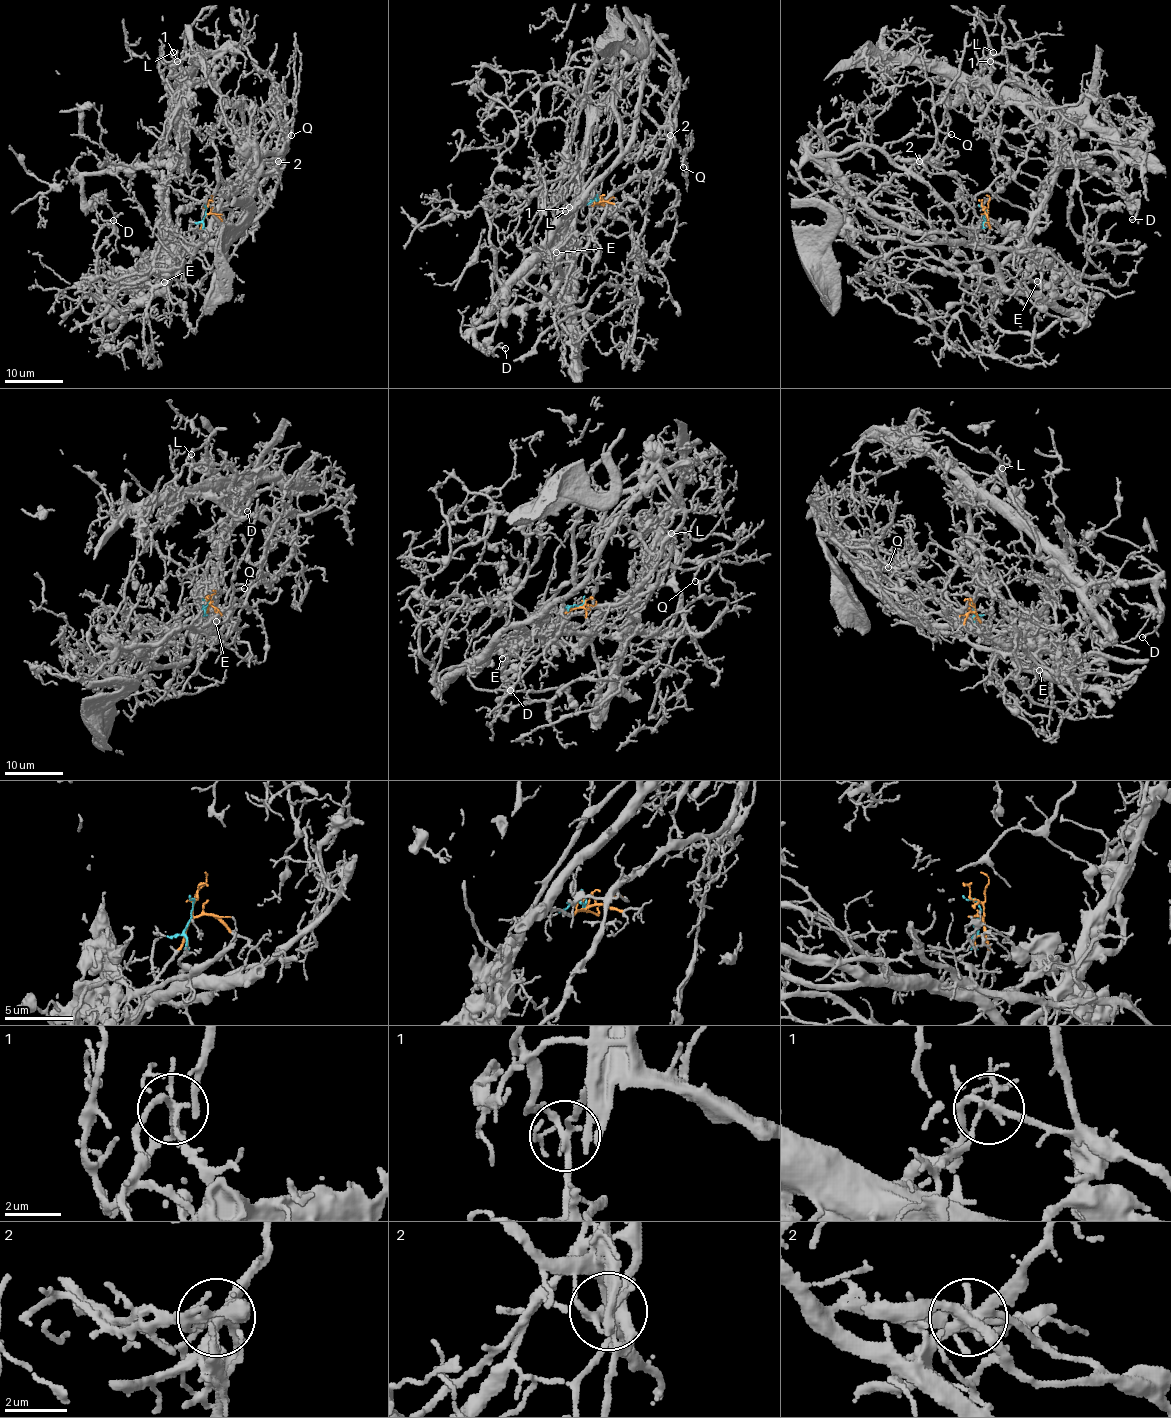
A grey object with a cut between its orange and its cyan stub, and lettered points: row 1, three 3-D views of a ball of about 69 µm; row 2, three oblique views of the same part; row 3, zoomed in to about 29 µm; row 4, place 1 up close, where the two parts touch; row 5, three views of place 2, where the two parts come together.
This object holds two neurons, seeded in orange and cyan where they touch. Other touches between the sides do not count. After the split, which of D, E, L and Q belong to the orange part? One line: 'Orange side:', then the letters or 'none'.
Orange side: D, E, L, Q

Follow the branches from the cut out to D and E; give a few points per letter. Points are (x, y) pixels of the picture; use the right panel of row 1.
D: (985, 207), (986, 244), (1002, 245), (1026, 232), (1064, 164), (1087, 164), (1113, 176), (1138, 211), (1132, 220)
E: (985, 207), (989, 230), (986, 244), (998, 247), (1013, 239), (1021, 245), (1033, 263), (1030, 277), (1037, 282)

